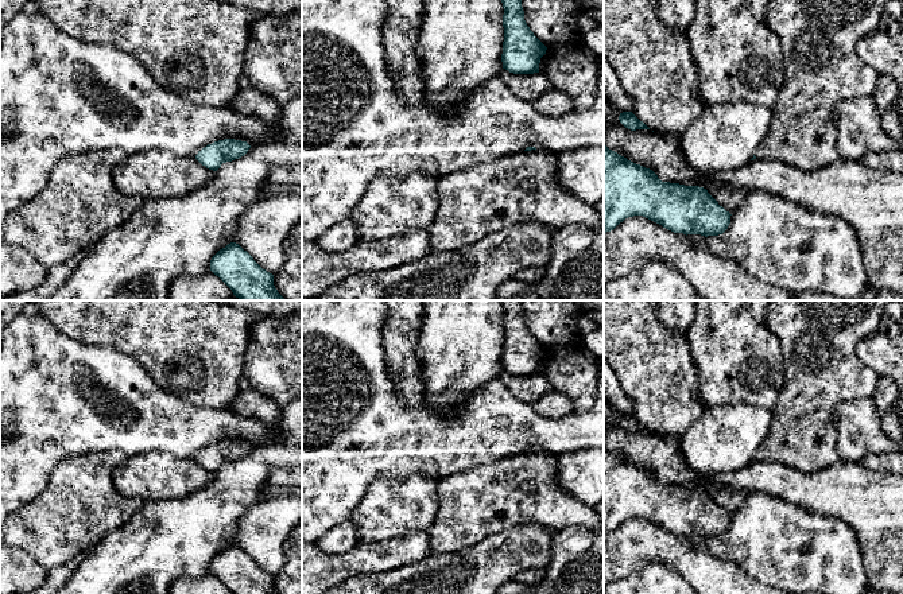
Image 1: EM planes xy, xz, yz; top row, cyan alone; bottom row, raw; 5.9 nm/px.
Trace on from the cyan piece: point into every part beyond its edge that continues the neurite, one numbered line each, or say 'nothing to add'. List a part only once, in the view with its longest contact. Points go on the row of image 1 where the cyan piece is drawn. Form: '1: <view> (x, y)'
1: xz (520, 187)

